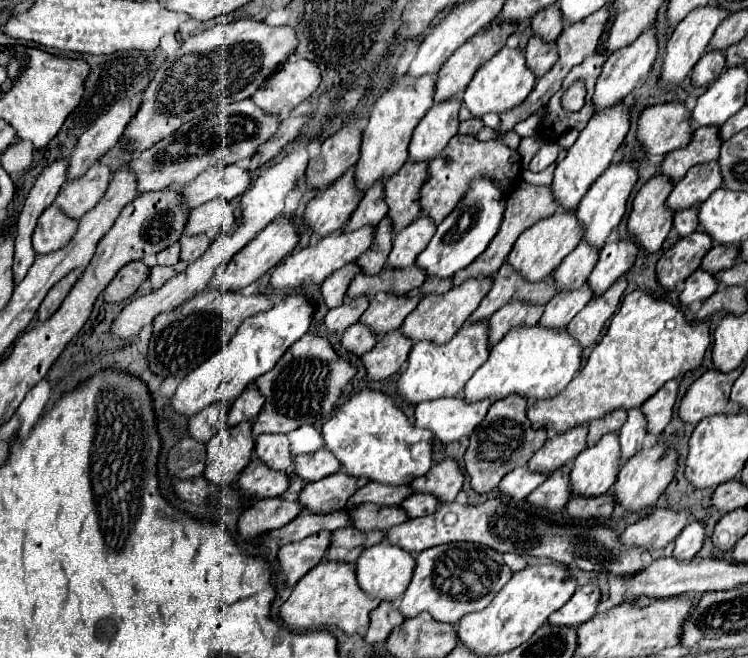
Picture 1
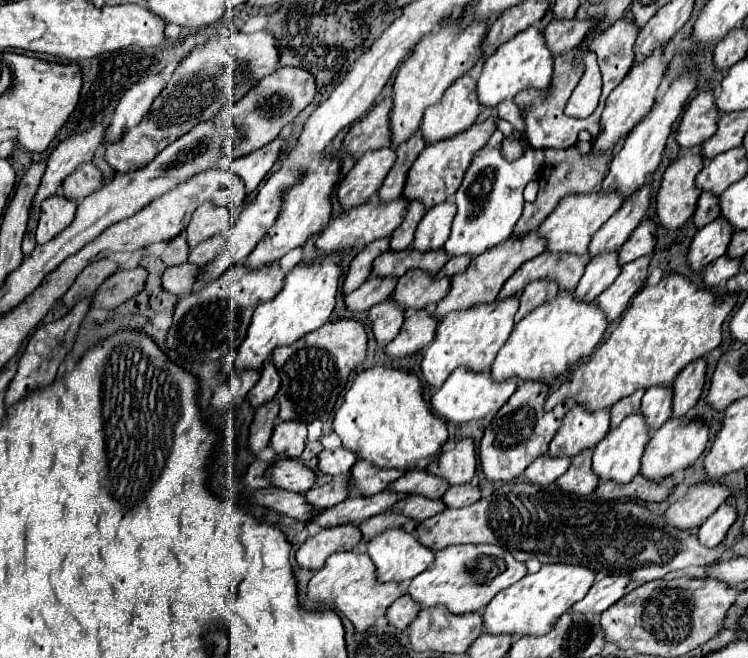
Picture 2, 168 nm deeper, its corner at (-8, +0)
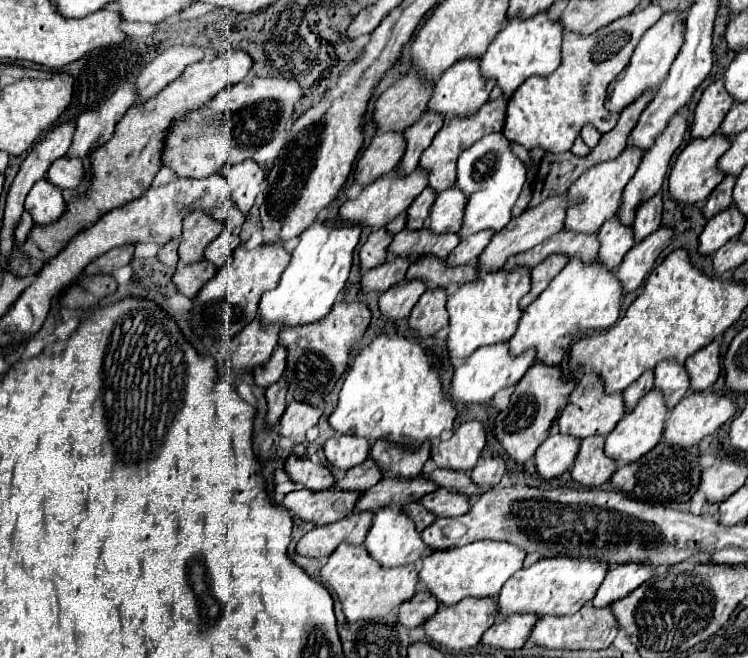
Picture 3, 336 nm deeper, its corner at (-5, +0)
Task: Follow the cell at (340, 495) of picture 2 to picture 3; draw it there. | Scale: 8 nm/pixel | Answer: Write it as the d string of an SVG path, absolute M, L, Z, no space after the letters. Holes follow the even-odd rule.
M366 460L354 468L350 468L342 480L334 484L338 490L368 490L382 480L382 472L378 472L378 464L374 460Z

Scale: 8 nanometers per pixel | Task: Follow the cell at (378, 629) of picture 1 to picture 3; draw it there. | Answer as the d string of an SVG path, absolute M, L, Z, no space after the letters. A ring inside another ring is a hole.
M418 592L412 600L408 600L400 606L398 618L404 626L412 628L412 626L424 624L426 618L434 616L436 610L438 610L438 600L434 600L434 596L430 596L430 592Z

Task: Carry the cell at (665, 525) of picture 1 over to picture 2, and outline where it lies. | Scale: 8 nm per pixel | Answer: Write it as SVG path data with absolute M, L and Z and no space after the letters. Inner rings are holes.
M719 482L691 486L687 496L665 510L665 522L681 530L699 528L729 496L729 488Z

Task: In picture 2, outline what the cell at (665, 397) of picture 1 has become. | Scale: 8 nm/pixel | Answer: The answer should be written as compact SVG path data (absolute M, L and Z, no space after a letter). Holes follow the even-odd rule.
M705 358L695 360L689 368L683 368L673 384L673 414L671 418L681 418L701 396L705 382Z

